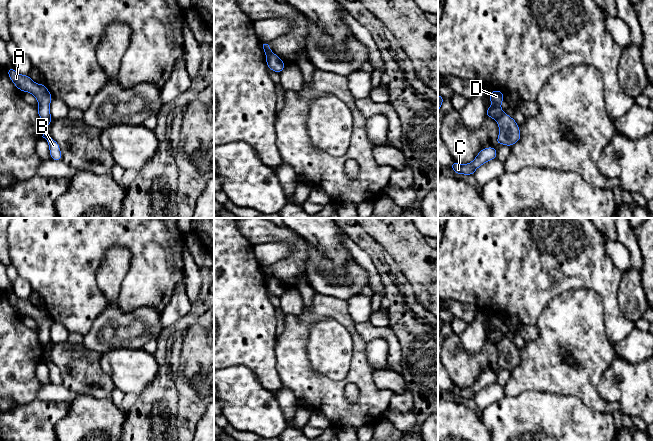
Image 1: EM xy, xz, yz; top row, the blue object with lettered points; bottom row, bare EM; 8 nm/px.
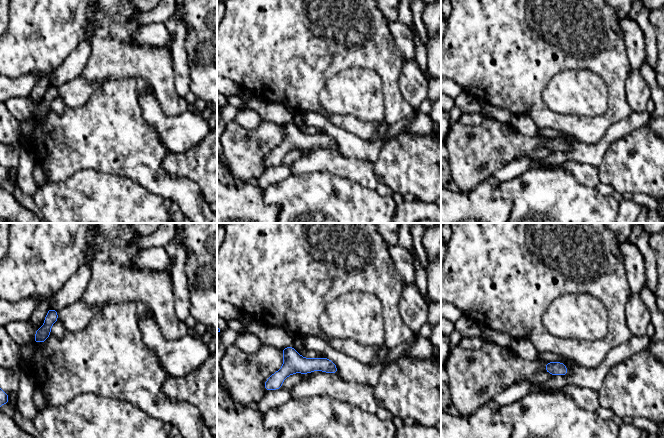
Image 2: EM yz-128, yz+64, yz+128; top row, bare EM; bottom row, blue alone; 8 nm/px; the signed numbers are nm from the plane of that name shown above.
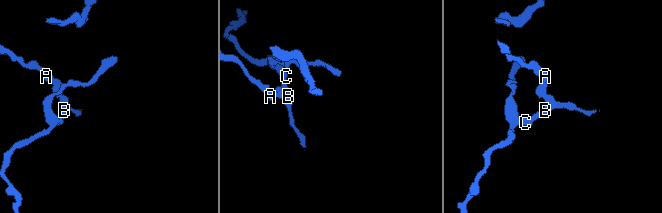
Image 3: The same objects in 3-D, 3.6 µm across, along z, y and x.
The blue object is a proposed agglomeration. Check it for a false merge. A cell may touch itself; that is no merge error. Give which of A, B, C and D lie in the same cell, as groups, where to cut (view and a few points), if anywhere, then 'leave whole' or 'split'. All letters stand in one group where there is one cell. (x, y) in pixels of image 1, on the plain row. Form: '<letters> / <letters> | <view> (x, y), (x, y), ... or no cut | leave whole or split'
A D / B C | yz (504, 337), (496, 344) | split

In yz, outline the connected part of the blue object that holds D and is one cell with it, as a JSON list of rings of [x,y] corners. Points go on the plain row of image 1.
[[[493,314],[488,323],[492,326],[492,330],[486,333],[486,340],[497,345],[504,338],[501,332],[504,318],[500,314]]]

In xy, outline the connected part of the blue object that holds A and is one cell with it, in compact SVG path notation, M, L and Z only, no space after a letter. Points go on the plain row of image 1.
M13 291L8 292L7 297L13 308L21 316L29 316L37 323L39 329L36 334L42 346L50 343L50 326L53 321L46 310L44 308L35 307L29 299L17 297Z

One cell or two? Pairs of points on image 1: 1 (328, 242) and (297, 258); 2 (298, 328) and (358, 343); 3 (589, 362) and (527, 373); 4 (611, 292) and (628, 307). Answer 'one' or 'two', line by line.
1: two
2: one
3: one
4: two

